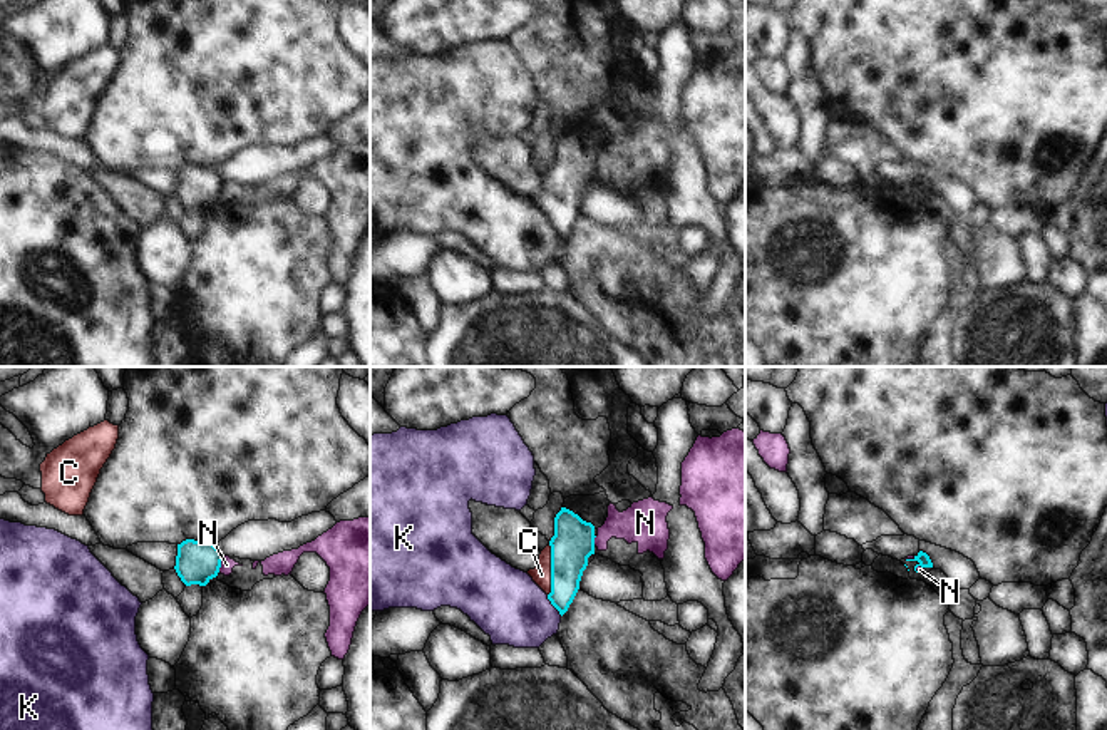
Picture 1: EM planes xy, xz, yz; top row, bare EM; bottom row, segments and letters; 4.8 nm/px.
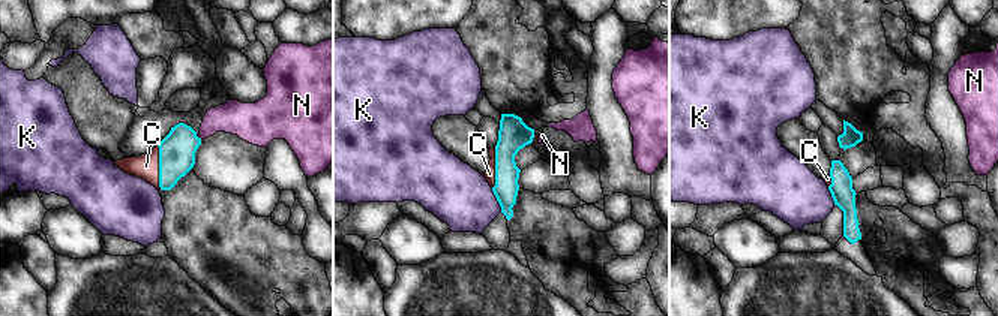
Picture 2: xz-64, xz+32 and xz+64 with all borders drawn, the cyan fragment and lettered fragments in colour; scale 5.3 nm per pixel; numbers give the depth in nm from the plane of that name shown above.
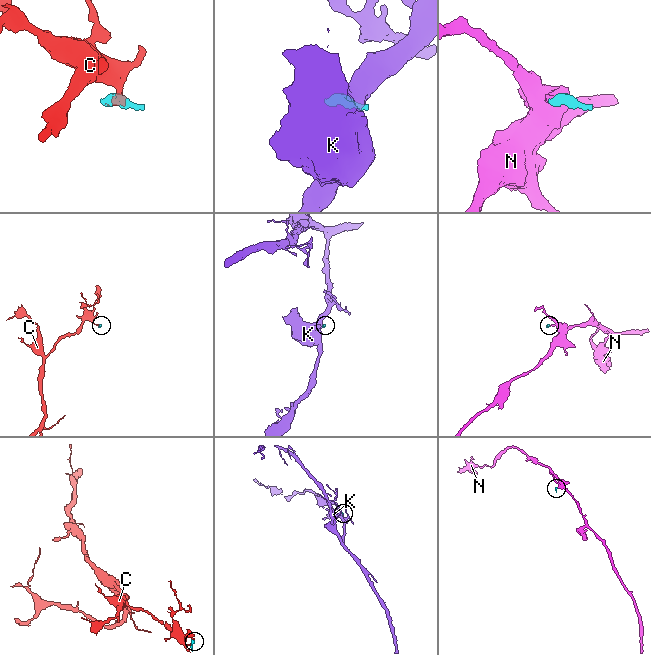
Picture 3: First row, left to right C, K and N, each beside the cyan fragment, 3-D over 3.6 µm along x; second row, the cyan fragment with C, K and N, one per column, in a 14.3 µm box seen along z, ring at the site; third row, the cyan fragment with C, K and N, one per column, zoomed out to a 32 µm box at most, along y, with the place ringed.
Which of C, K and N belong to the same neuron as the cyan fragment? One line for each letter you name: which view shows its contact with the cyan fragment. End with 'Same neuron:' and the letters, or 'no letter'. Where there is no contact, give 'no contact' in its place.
C: meets cyan in xz
Same neuron: C

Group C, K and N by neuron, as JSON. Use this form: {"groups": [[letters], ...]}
{"groups": [["C"], ["K"], ["N"]]}

